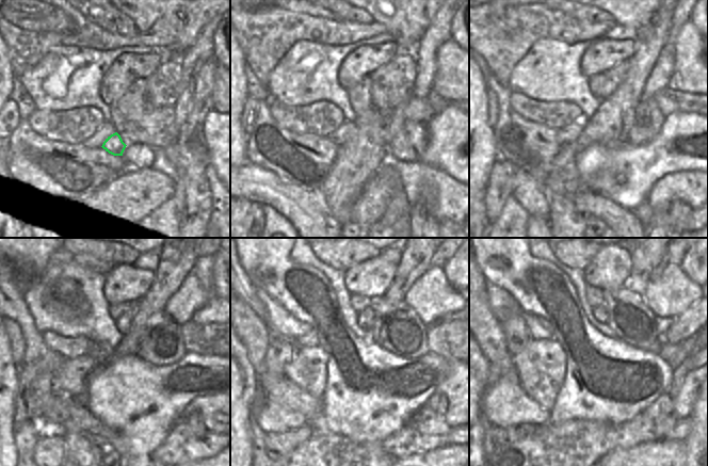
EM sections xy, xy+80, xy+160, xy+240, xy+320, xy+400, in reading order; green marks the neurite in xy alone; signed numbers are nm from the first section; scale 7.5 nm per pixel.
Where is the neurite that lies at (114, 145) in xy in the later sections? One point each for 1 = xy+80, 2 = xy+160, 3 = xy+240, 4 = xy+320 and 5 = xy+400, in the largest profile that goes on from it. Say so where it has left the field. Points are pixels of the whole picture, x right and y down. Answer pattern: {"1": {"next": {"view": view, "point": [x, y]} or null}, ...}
{"1": {"next": {"view": "xy+80", "point": [347, 129]}}, "2": {"next": {"view": "xy+160", "point": [568, 133]}}, "3": {"next": {"view": "xy+240", "point": [70, 378]}}, "4": {"next": {"view": "xy+320", "point": [307, 369]}}, "5": {"next": {"view": "xy+400", "point": [541, 367]}}}

